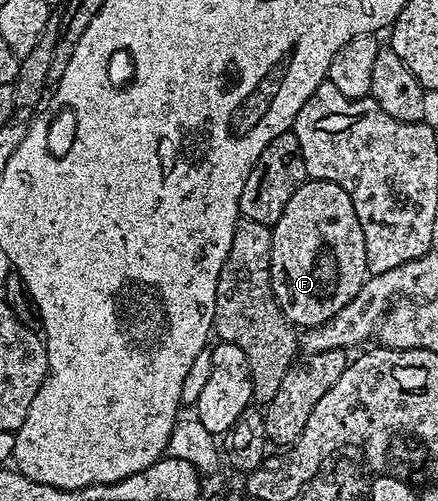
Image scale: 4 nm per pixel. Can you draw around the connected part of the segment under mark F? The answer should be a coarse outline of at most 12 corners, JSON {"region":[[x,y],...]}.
{"region":[[307,179],[272,225],[270,281],[302,330],[368,279],[336,182]]}

